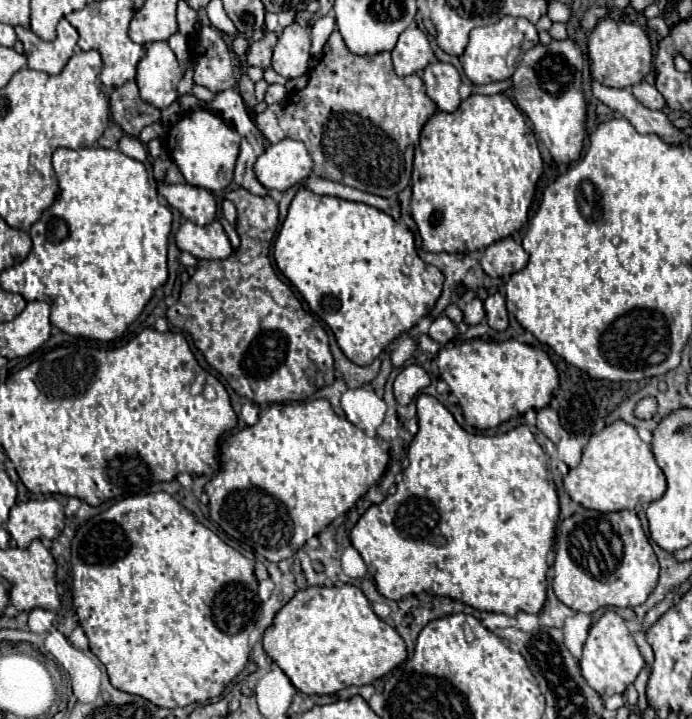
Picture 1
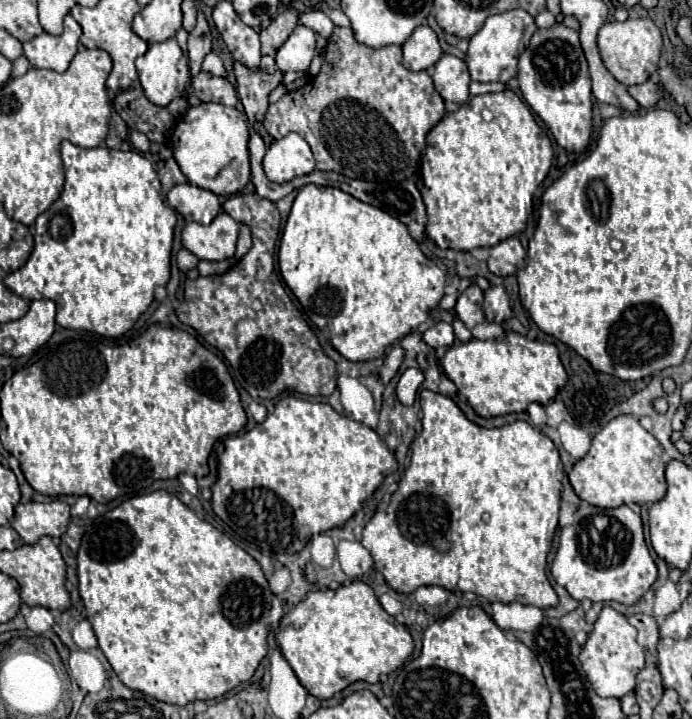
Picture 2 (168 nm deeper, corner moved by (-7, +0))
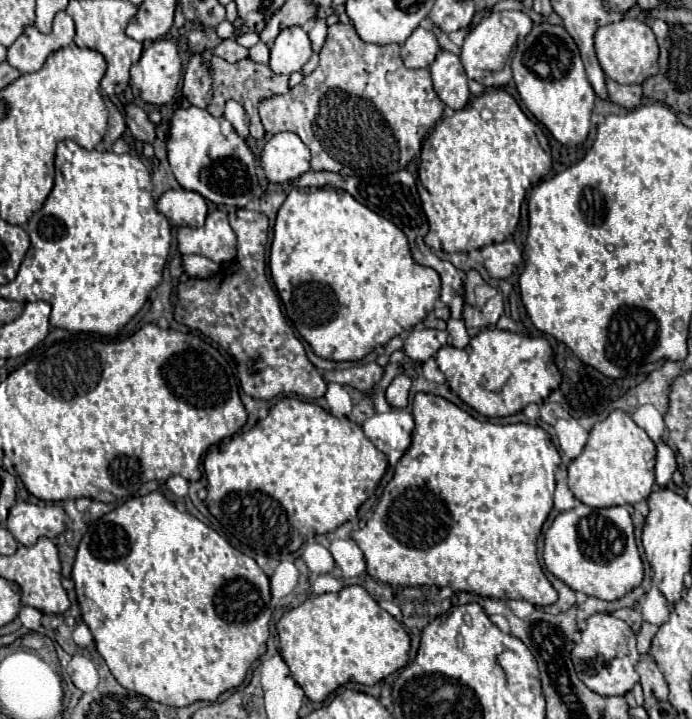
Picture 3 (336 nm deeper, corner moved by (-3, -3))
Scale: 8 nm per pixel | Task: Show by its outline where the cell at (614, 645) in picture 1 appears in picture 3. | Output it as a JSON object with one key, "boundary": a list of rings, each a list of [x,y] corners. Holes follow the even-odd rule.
{"boundary":[[[597,613],[587,619],[587,627],[585,631],[581,631],[581,641],[575,643],[571,651],[571,661],[575,665],[579,679],[591,691],[603,697],[625,695],[639,681],[639,675],[635,671],[635,665],[639,661],[639,653],[635,647],[635,633],[625,621],[613,617],[611,613]]]}

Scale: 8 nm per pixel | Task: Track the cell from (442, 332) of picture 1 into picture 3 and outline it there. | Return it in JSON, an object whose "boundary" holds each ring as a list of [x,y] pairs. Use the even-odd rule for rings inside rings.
{"boundary":[[[415,327],[403,339],[403,353],[413,361],[423,363],[423,361],[431,359],[445,343],[447,343],[447,331]]]}

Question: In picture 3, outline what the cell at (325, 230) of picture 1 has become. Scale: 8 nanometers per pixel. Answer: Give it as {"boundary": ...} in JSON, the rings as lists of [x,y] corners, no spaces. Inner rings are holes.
{"boundary":[[[297,187],[289,191],[287,199],[283,201],[283,205],[277,211],[277,219],[275,219],[275,227],[273,227],[273,243],[271,243],[271,251],[269,251],[269,269],[271,269],[273,283],[275,283],[277,291],[279,291],[279,297],[283,301],[283,305],[285,305],[285,313],[291,319],[291,323],[295,325],[295,329],[299,331],[299,335],[311,345],[315,355],[319,355],[323,359],[331,359],[331,361],[361,361],[375,347],[385,345],[393,337],[411,331],[413,327],[423,323],[423,319],[433,311],[433,305],[439,299],[439,291],[441,291],[439,273],[429,269],[429,267],[423,267],[423,265],[415,263],[415,259],[411,257],[411,251],[409,251],[407,237],[399,227],[395,227],[391,221],[377,215],[375,211],[367,209],[365,205],[357,203],[347,191],[333,189],[333,187],[313,189],[309,193],[305,193],[305,191],[297,189]]]}

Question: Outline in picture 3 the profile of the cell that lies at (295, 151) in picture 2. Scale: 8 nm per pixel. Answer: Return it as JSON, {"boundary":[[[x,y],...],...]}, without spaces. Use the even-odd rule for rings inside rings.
{"boundary":[[[291,131],[275,133],[263,147],[261,165],[271,183],[287,183],[309,171],[311,153]]]}

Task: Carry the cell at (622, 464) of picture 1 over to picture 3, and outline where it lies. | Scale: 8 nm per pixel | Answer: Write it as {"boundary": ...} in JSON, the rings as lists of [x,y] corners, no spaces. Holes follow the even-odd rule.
{"boundary":[[[613,411],[605,421],[595,423],[595,427],[589,433],[589,441],[583,449],[583,453],[571,461],[569,465],[569,489],[571,493],[589,507],[615,507],[615,505],[635,505],[649,497],[651,487],[655,483],[655,443],[649,439],[649,435],[635,425],[629,413],[625,411]]]}

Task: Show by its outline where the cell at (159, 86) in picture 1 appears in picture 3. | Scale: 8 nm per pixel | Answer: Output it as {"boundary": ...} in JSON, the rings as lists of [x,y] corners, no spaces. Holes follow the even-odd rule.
{"boundary":[[[171,39],[151,43],[139,63],[131,67],[131,91],[151,105],[173,101],[177,85],[183,77],[183,61]]]}

